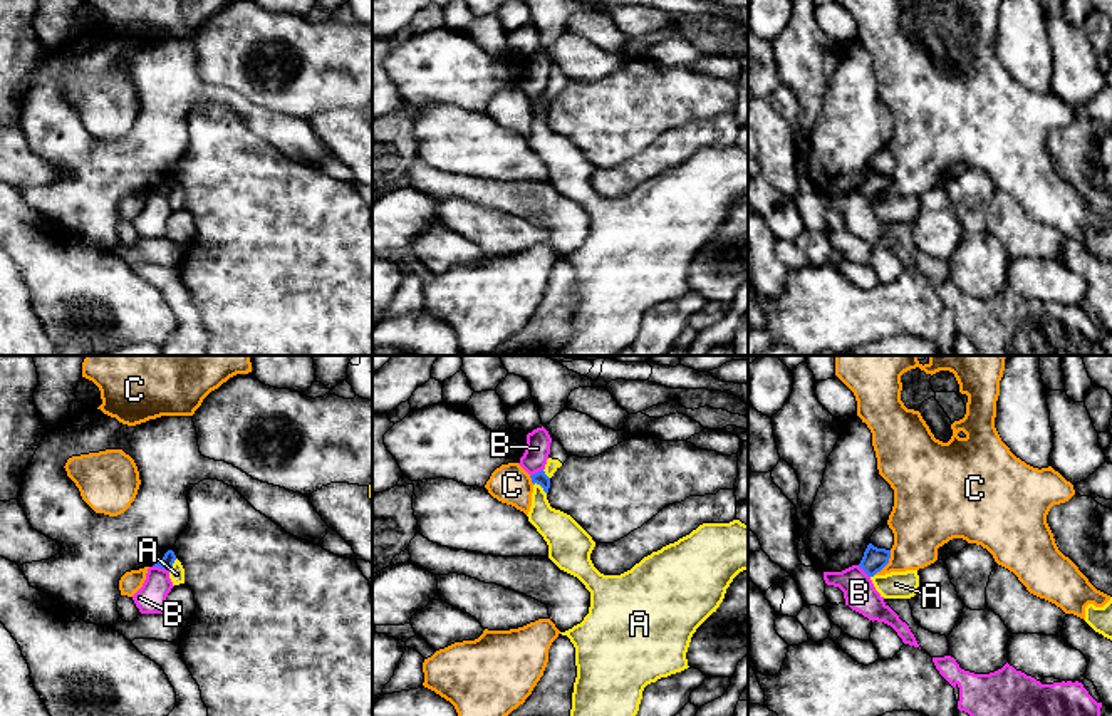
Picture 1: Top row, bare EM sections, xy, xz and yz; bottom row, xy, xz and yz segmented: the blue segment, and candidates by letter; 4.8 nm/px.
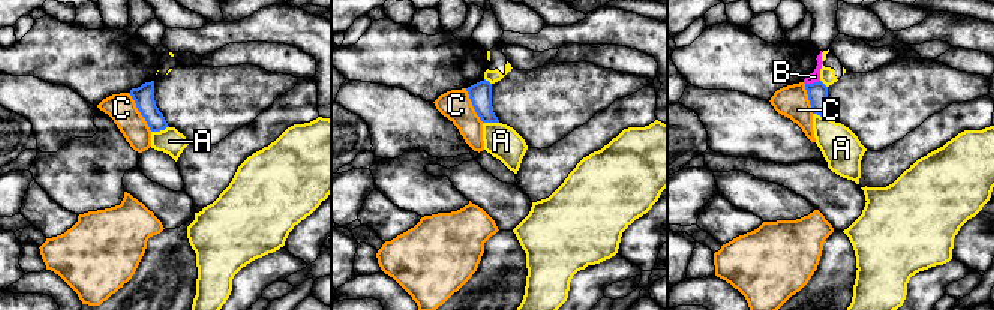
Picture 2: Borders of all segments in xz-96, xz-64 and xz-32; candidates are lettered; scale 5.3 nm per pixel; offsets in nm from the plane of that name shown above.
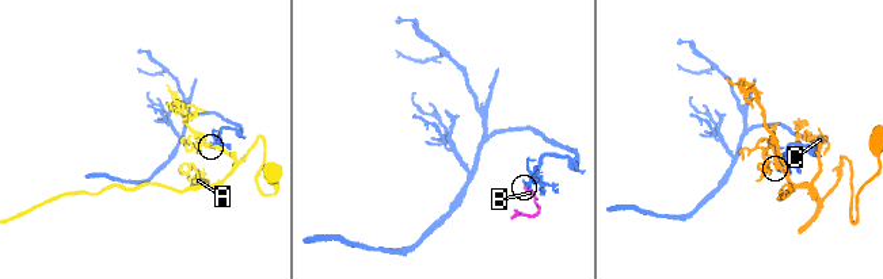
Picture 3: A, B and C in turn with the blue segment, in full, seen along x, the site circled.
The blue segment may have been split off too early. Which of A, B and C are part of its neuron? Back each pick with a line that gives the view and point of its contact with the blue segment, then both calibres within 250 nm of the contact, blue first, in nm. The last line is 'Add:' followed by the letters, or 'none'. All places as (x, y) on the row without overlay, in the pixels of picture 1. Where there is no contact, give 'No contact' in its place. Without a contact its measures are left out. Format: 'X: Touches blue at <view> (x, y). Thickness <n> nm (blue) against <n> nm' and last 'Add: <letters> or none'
Add: none

